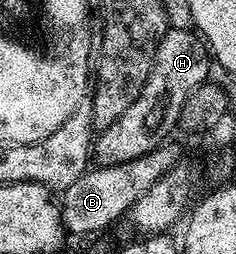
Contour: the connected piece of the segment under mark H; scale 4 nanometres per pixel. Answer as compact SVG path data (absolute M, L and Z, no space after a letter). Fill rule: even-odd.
M169 27L152 59L152 72L139 96L124 109L122 118L103 129L94 140L94 156L101 165L126 164L155 151L165 143L167 134L177 123L187 96L209 79L210 53L207 44L195 31Z

